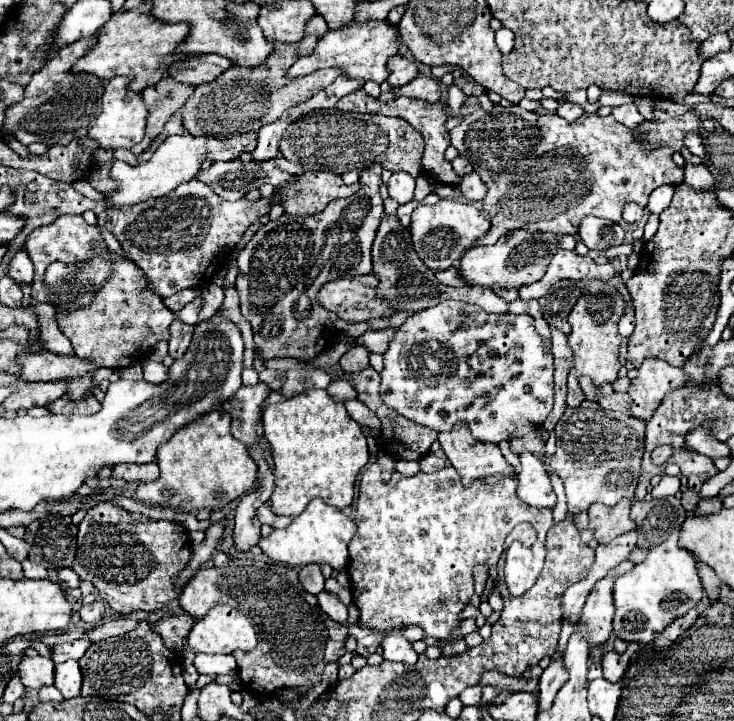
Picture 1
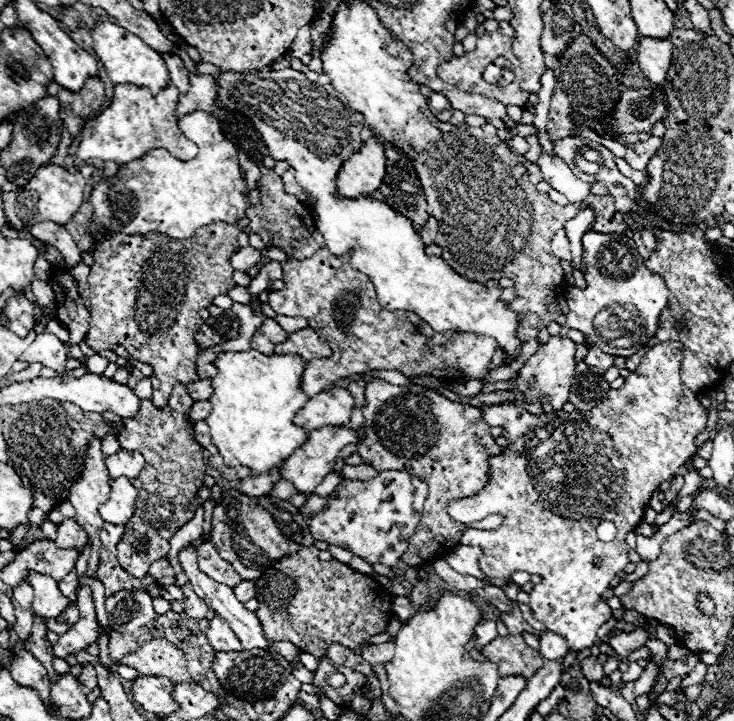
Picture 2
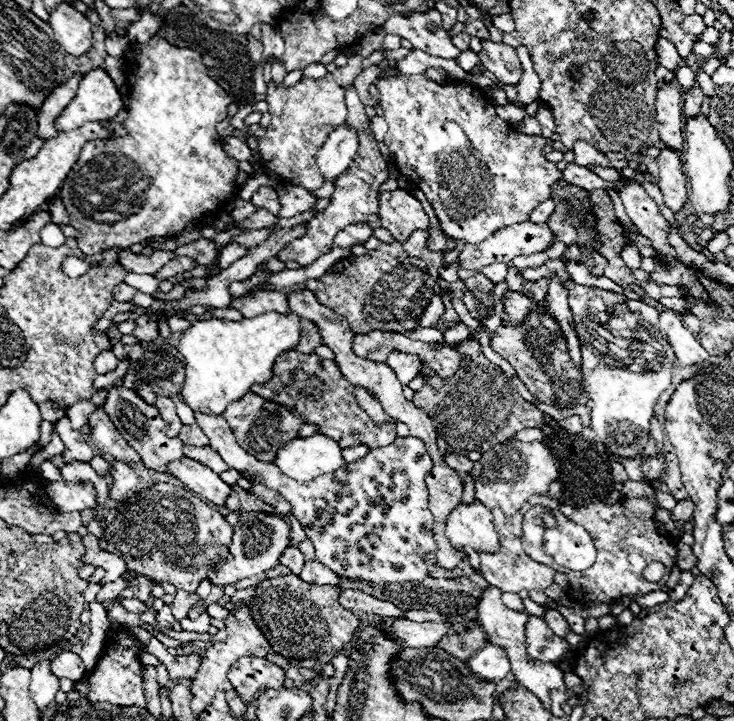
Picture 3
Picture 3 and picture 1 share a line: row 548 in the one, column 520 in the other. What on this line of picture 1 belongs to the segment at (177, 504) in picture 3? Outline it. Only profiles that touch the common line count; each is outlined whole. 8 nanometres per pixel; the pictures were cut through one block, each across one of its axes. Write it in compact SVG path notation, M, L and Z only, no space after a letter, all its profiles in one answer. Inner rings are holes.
M500 104L488 114L480 116L478 108L466 116L462 124L452 130L450 142L474 164L488 186L482 204L492 222L488 234L476 240L474 246L496 244L502 234L518 228L576 236L584 216L622 222L626 202L646 206L652 190L664 184L682 184L684 170L674 164L672 154L684 148L686 132L700 132L700 120L694 112L682 118L670 118L660 110L654 114L658 118L656 122L638 126L644 132L644 140L634 136L612 116L590 114L576 122L566 122L556 114L530 114L526 110L522 110L522 116L510 114L508 108ZM650 140L658 140L666 146L646 152L644 146Z

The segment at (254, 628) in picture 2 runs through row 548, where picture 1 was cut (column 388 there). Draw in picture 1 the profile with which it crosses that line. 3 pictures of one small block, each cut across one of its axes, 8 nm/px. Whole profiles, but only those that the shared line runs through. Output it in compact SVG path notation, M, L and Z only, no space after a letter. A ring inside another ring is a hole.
M396 172L388 180L388 194L394 198L398 204L406 204L414 196L414 178L406 172Z

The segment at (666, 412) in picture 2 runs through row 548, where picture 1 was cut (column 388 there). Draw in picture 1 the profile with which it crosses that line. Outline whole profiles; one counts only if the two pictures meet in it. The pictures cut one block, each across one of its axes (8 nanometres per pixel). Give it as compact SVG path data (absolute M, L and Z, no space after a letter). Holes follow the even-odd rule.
M370 462L360 478L360 496L358 496L358 504L356 504L356 516L354 516L354 522L358 526L358 532L356 536L350 540L348 544L348 550L350 550L350 560L348 560L348 576L350 576L350 582L352 582L352 600L354 604L358 606L360 610L360 626L362 628L370 628L370 630L388 630L388 628L396 628L396 626L420 626L428 636L434 636L438 640L454 640L452 632L460 626L458 622L458 614L466 608L470 596L474 594L474 580L472 580L472 568L476 564L496 564L502 550L504 550L504 540L506 536L512 532L512 528L520 522L532 522L536 534L538 534L538 540L542 540L544 544L544 538L546 538L546 532L550 530L552 526L552 512L546 510L546 508L532 508L528 504L524 504L522 500L518 500L516 496L516 478L506 478L494 486L486 484L486 482L480 482L476 480L474 484L462 484L458 472L448 466L440 472L434 472L434 474L416 474L416 476L404 476L400 472L394 472L392 478L388 482L382 482L382 476L380 476L380 466L376 462Z

